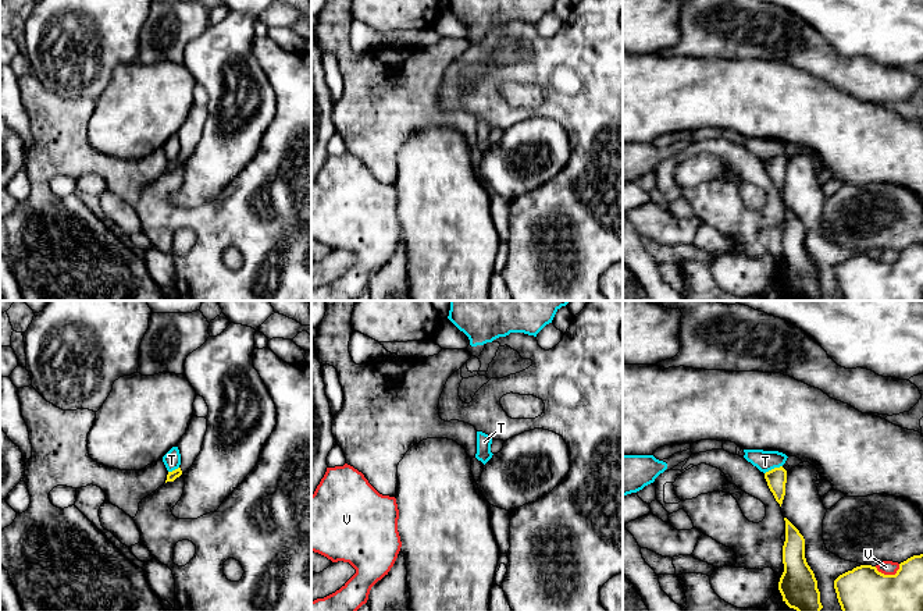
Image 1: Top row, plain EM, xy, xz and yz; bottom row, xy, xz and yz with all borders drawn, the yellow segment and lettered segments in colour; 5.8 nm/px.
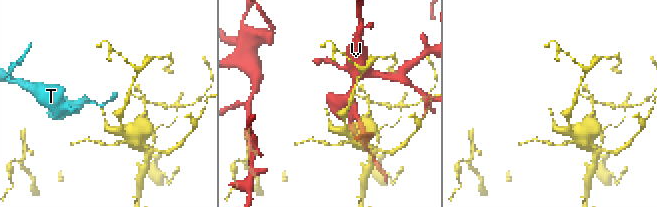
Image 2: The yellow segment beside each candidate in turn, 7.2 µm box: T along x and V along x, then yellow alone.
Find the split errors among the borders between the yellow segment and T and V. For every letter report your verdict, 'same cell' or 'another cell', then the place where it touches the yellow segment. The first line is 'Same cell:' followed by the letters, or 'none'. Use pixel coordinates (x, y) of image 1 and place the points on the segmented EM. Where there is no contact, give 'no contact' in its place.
Same cell: none
T: another cell; meets yellow in yz at (773, 469)
V: another cell; meets yellow in yz at (888, 575)

